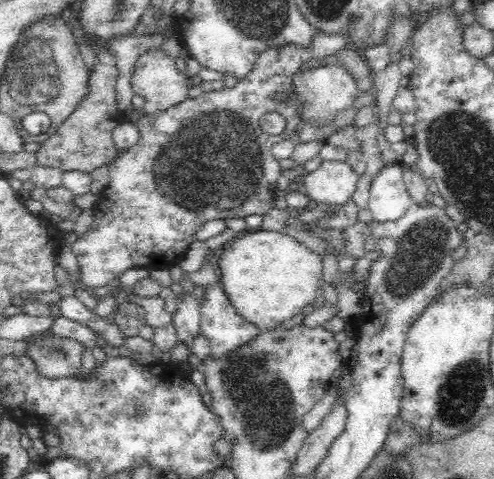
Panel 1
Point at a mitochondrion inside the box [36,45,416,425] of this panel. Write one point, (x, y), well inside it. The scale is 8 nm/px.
(212, 162)

